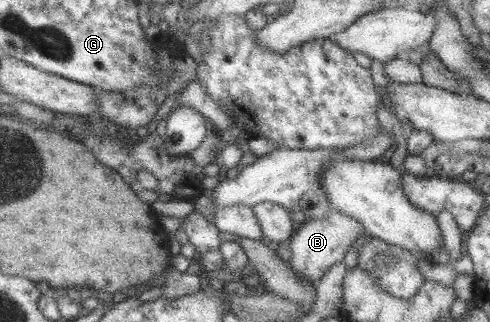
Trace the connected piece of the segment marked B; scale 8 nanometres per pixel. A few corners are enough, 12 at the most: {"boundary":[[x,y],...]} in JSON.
{"boundary":[[338,210],[306,220],[288,264],[315,286],[342,262],[362,224]]}

